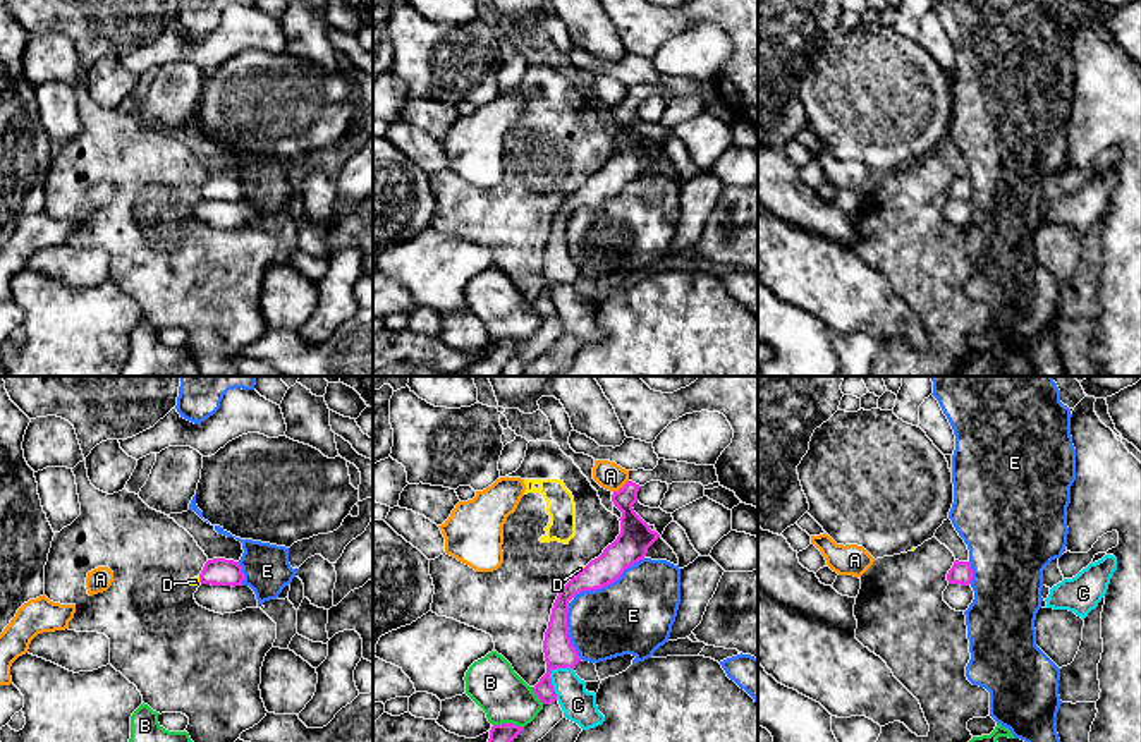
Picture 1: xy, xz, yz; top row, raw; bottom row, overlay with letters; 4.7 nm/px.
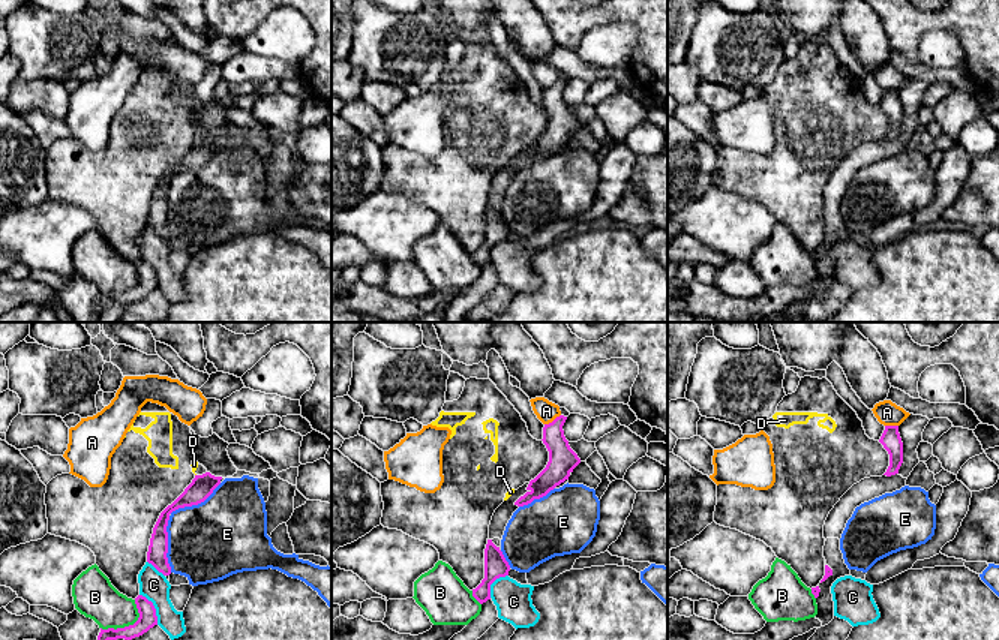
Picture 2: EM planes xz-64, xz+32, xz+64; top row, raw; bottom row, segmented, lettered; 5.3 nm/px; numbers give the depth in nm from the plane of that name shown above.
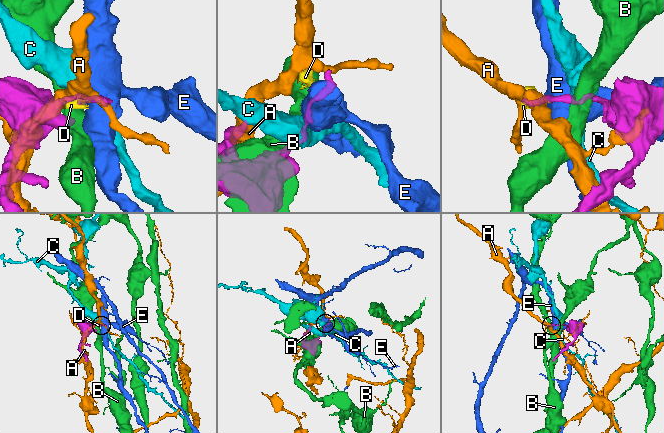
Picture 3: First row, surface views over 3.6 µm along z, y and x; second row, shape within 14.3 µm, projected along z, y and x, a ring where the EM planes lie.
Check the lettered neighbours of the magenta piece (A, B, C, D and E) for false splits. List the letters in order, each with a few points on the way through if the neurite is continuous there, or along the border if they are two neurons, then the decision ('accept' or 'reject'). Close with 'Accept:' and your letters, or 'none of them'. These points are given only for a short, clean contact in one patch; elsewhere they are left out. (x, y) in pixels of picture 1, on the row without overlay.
A: reject
B: border xz (494, 339), (516, 339), (523, 342); reject
C: border xz (571, 282), (557, 282), (550, 289), (555, 315); reject
D: border xz (585, 182), (574, 193); reject
E: reject
Accept: none of them

